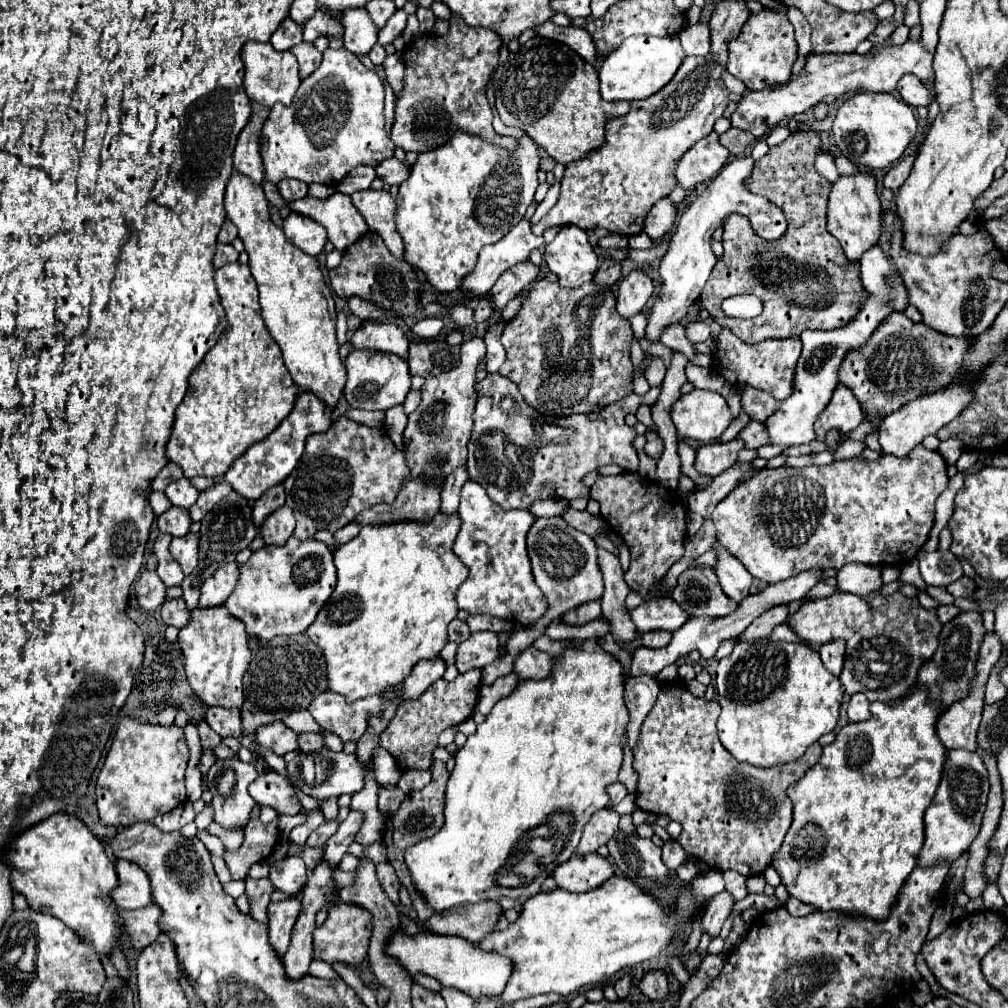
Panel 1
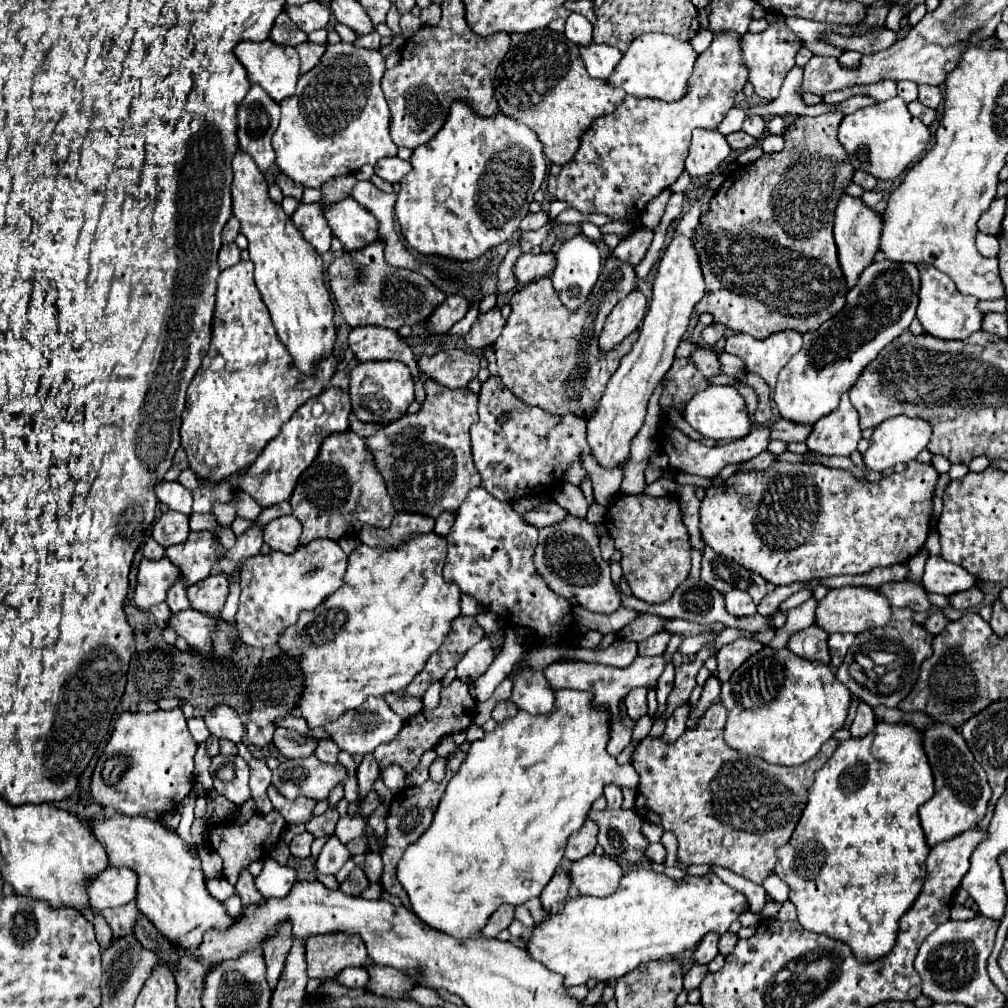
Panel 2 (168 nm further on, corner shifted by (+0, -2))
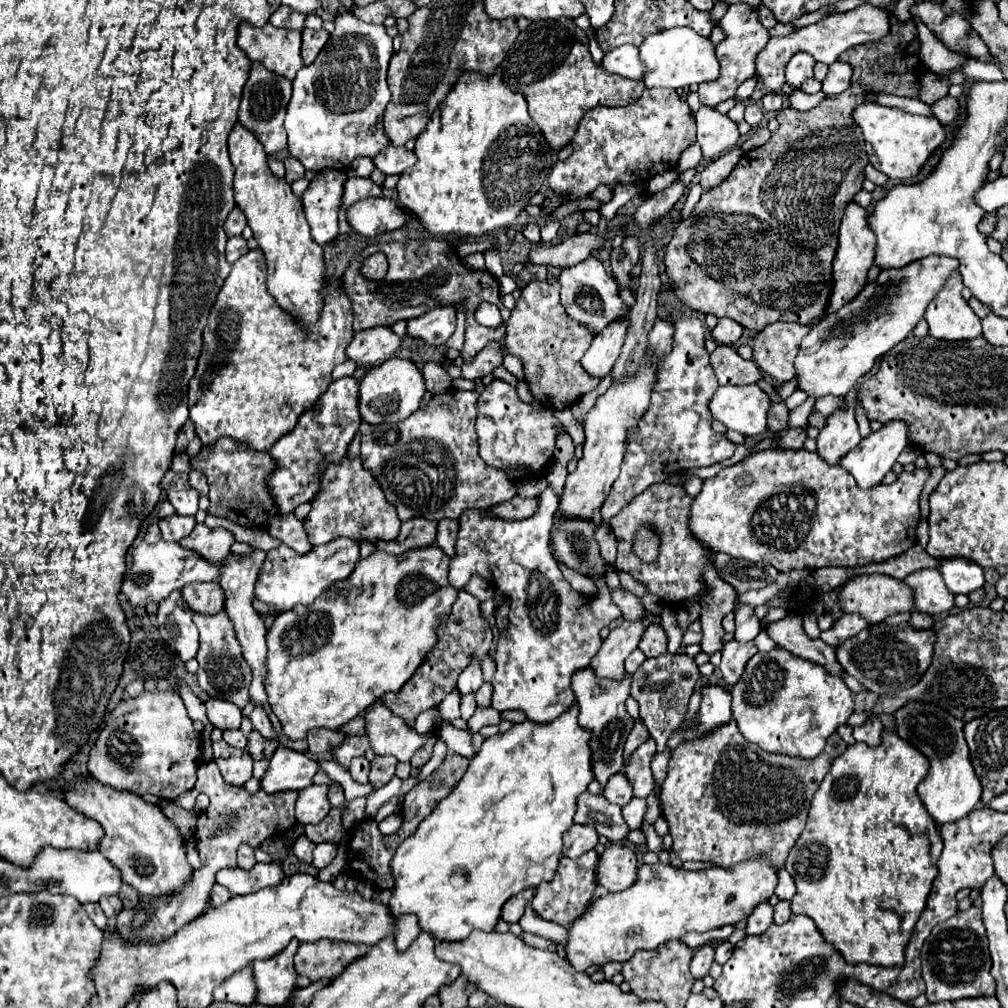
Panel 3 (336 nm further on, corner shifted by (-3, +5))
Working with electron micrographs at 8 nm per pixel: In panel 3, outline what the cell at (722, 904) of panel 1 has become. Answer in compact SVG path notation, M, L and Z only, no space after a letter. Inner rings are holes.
M703 944L701 948L697 948L693 954L693 960L691 960L691 974L695 978L703 978L709 972L713 958L715 958L715 946L713 944Z

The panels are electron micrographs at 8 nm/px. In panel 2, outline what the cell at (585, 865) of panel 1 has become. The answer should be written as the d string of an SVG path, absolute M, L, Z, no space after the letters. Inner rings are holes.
M596 853L572 863L568 873L580 895L592 897L612 895L622 879L622 867L610 855Z

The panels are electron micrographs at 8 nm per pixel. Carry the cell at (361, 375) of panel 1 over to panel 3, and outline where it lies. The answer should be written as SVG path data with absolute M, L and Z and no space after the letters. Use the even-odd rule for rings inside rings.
M389 358L383 364L369 368L359 384L361 420L365 420L369 424L401 422L419 408L423 394L425 394L425 382L423 382L421 372L417 370L417 366L411 360Z

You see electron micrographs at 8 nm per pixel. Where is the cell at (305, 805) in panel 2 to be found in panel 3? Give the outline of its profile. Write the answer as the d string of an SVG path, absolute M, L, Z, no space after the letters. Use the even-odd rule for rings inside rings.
M317 784L299 790L297 802L295 802L297 822L317 824L325 818L325 814L331 808L327 802L327 790L329 790L329 786L317 786Z

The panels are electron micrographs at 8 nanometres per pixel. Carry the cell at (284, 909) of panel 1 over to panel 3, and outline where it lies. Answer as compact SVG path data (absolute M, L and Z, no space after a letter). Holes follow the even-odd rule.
M291 940L285 950L269 960L255 960L253 962L253 976L259 988L259 1004L277 1006L289 1000L297 972L293 968L293 956L297 952L299 940Z

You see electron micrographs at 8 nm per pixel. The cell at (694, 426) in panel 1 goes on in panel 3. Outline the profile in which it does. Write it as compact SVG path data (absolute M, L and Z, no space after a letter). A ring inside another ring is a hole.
M719 386L709 402L715 420L723 422L729 430L745 436L757 436L767 430L767 408L771 400L757 386Z

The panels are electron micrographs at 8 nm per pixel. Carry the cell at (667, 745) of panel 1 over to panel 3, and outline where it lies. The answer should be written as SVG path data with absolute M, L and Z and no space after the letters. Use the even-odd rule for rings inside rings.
M729 720L727 724L717 726L715 730L703 736L697 736L697 740L681 742L675 750L671 750L669 770L659 792L661 814L671 828L673 852L681 862L705 860L715 862L721 868L729 868L745 860L767 858L769 864L773 864L773 868L781 870L785 866L789 850L803 832L809 804L821 780L829 772L829 762L835 756L839 756L845 748L847 744L835 732L833 736L829 736L825 752L811 760L769 754L757 748L755 744L749 744L737 730L735 720Z

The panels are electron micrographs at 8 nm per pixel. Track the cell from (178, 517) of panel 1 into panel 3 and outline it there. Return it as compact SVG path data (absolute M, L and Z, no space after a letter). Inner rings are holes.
M173 514L173 516L167 516L167 518L159 520L159 528L161 528L163 540L167 540L167 542L179 542L181 538L189 536L193 526L195 526L195 518L193 516Z

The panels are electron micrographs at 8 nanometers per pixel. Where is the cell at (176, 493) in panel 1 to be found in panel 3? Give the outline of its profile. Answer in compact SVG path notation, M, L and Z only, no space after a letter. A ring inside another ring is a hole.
M169 470L163 476L161 486L165 488L167 500L175 506L177 514L195 514L199 510L197 508L199 496L197 496L197 492L193 488L189 488L187 474L177 474L177 472Z

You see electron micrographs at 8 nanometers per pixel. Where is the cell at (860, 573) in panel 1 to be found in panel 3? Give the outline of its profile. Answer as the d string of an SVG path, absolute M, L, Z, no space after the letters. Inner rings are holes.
M917 570L904 579L905 584L913 590L915 610L925 614L941 614L953 608L953 594L945 588L939 572L932 570Z

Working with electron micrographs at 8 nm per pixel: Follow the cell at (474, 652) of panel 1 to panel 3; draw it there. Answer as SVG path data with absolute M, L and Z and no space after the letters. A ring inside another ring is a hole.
M471 660L469 666L459 674L459 678L457 678L457 688L459 688L461 694L467 694L467 692L475 692L481 684L483 684L481 662L479 662L479 660Z

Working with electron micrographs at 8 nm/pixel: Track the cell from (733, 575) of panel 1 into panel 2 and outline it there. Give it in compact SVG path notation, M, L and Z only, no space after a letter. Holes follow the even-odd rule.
M728 591L724 595L726 599L726 611L730 611L730 615L734 617L748 617L756 613L756 605L750 599L750 595L746 595L744 591Z

